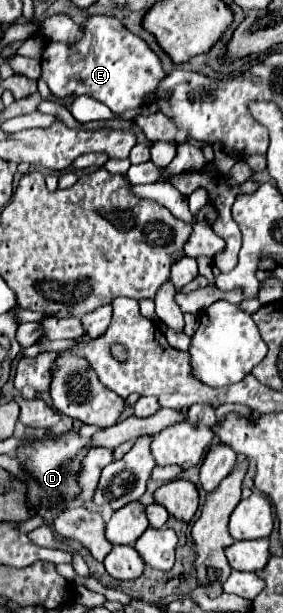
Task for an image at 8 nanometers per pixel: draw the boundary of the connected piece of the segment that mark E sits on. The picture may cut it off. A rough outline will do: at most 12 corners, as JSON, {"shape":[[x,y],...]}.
{"shape":[[89,16],[75,44],[49,44],[55,98],[87,94],[113,114],[141,108],[165,76],[113,16]]}

